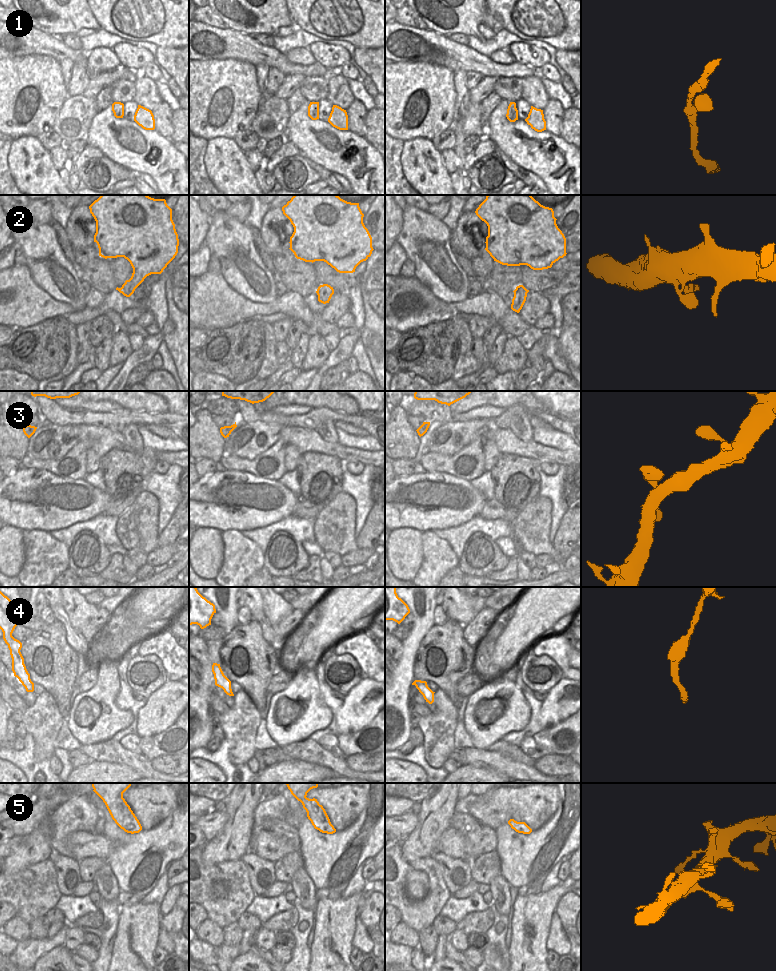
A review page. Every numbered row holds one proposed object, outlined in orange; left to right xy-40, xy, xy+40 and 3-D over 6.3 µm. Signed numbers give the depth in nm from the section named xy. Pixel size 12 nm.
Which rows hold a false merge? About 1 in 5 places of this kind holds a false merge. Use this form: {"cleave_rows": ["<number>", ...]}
{"cleave_rows": []}

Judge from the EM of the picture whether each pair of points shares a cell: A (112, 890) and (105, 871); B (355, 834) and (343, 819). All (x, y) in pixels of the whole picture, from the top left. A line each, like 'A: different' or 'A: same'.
A: same
B: different

